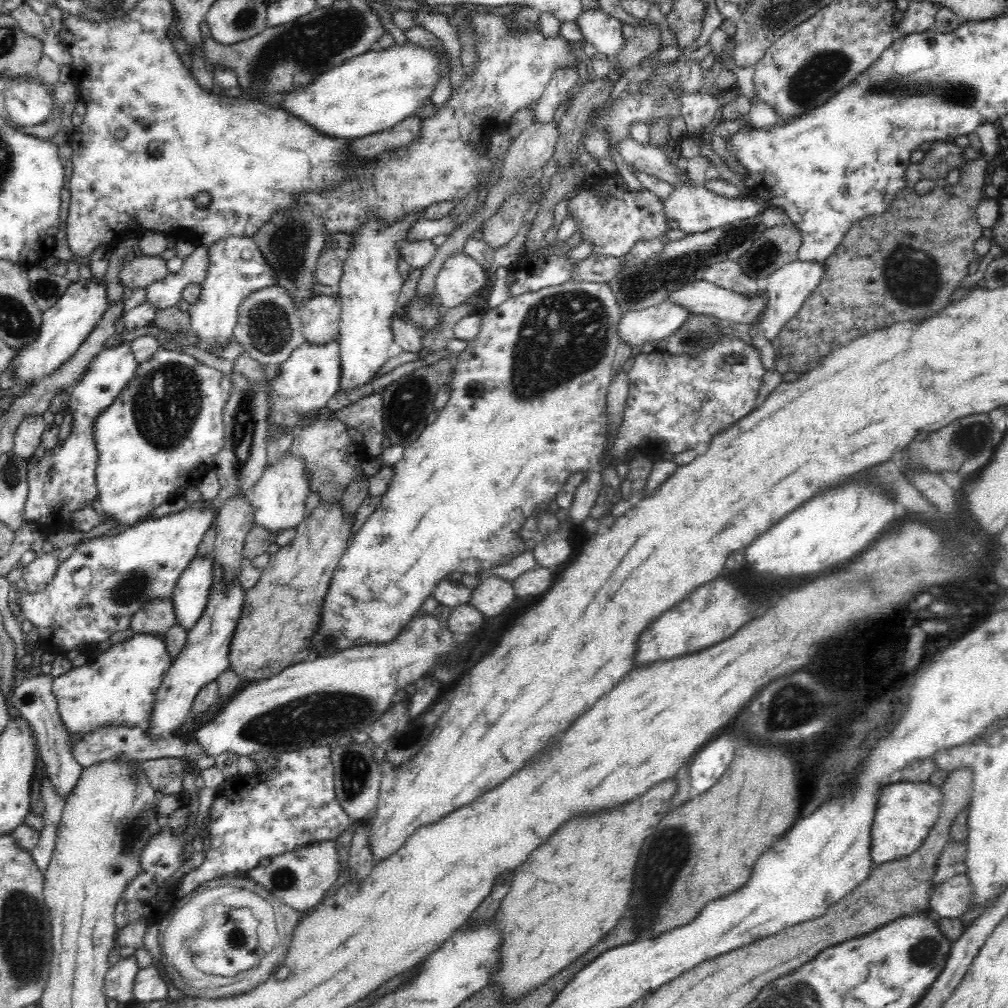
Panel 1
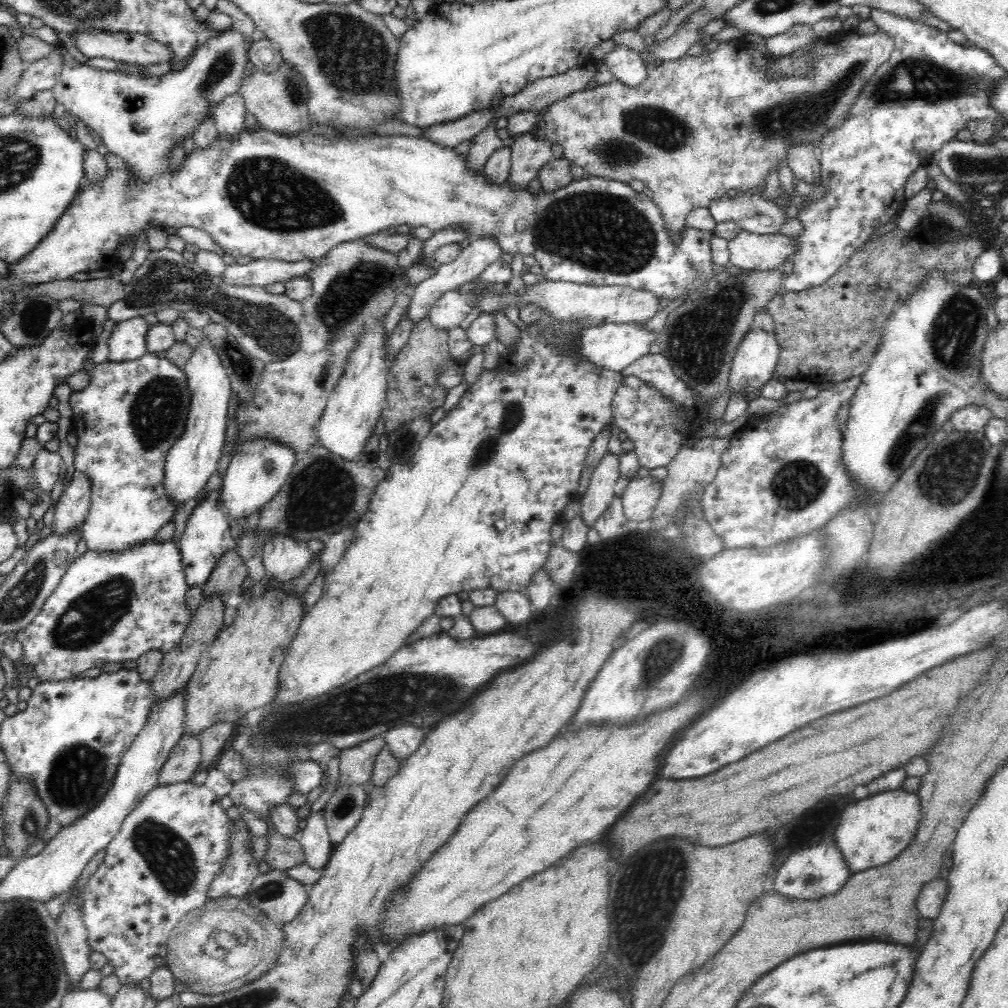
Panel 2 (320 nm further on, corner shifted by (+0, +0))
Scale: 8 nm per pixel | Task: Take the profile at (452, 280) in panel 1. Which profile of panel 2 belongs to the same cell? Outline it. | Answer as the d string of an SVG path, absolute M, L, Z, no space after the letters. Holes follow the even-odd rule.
M454 289L445 292L432 305L428 317L432 327L449 332L453 328L458 328L470 311L466 297L458 289Z

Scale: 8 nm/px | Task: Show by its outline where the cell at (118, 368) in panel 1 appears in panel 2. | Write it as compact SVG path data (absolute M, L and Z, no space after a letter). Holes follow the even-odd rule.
M136 316L130 318L130 320L117 323L107 340L110 350L107 360L112 362L121 362L142 358L144 354L148 353L146 335L150 327L151 326L146 322L143 316Z

